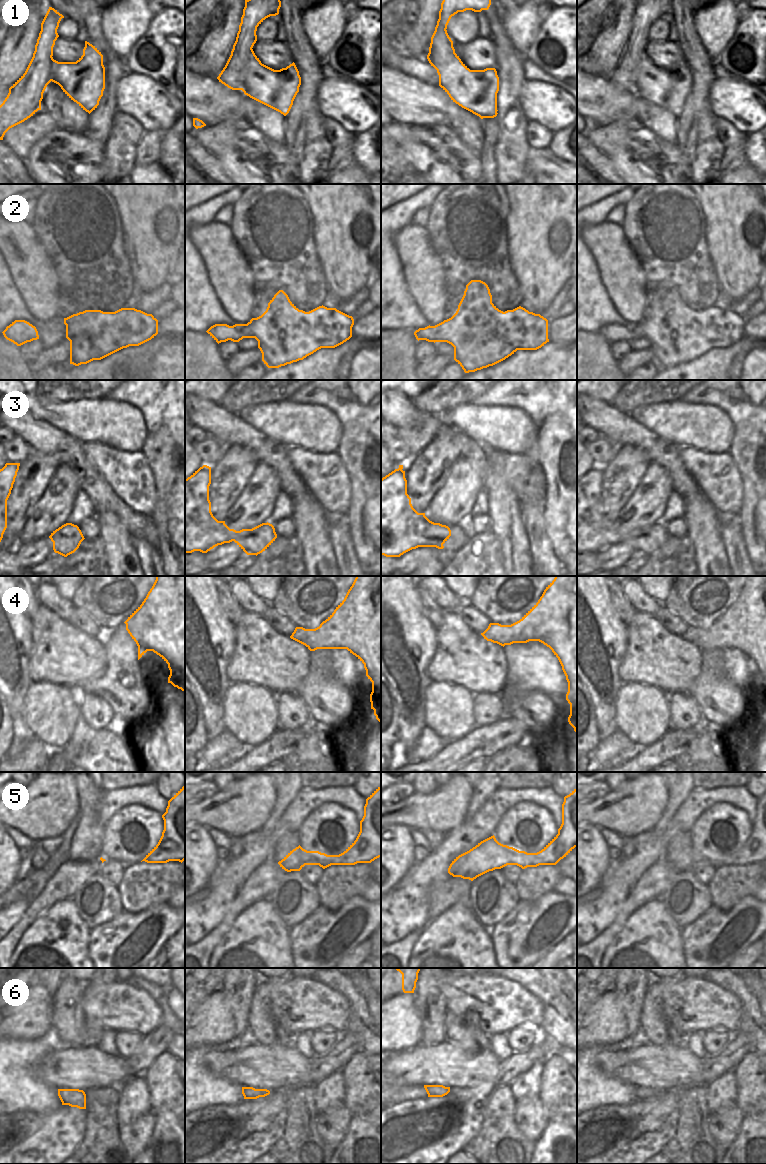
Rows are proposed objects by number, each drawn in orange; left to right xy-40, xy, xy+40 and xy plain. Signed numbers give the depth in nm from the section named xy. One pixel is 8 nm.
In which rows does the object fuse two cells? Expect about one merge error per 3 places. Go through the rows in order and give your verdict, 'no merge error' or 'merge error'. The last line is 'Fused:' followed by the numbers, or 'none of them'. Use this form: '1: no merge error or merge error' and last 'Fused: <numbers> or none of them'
1: merge error
2: no merge error
3: no merge error
4: no merge error
5: no merge error
6: no merge error
Fused: 1

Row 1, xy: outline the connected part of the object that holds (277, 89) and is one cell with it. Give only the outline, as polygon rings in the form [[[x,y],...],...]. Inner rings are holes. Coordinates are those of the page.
[[[252,49],[241,65],[245,71],[244,94],[286,116],[301,85],[295,63],[274,70],[262,64]]]

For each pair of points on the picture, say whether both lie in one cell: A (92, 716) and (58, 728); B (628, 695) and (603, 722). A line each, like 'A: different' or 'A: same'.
A: different
B: different

